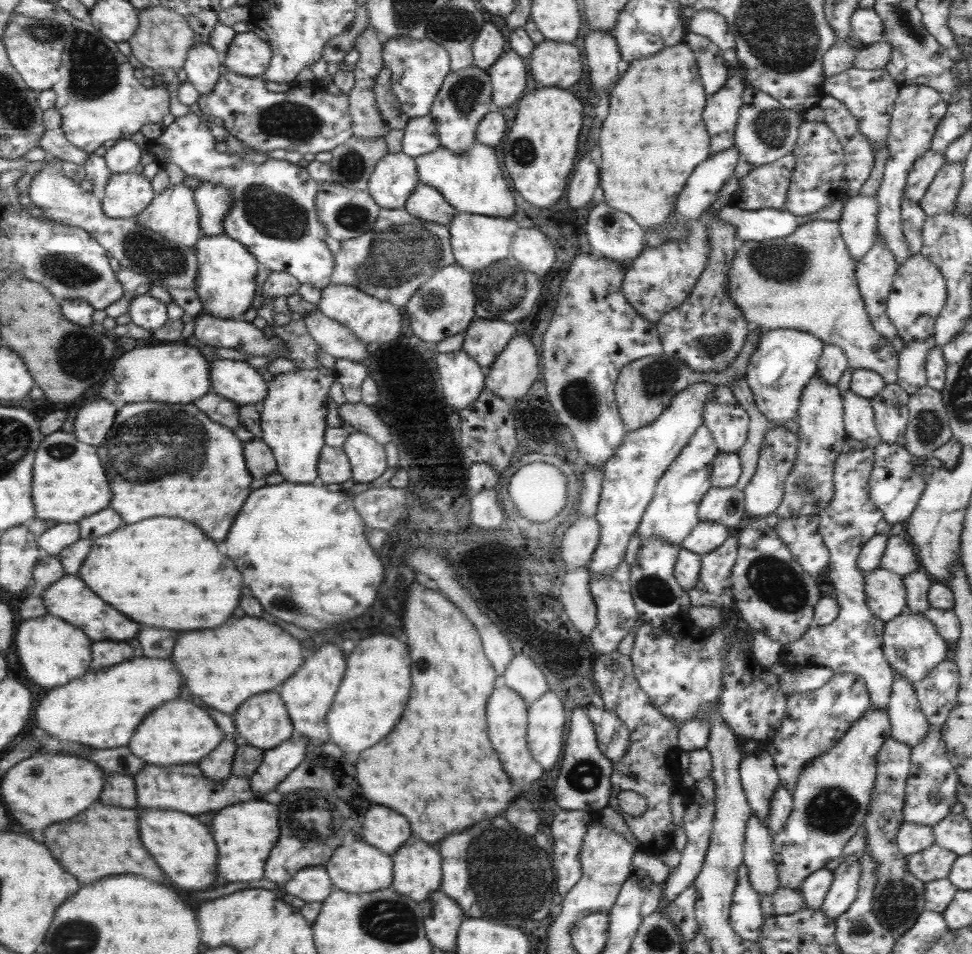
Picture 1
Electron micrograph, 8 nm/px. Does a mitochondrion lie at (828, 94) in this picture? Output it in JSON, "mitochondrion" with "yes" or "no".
{"mitochondrion":"no"}

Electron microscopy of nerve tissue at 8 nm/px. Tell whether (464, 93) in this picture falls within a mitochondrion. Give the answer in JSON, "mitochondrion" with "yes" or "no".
{"mitochondrion":"yes"}

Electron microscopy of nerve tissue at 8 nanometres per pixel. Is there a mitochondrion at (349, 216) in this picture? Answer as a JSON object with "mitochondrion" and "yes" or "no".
{"mitochondrion":"yes"}

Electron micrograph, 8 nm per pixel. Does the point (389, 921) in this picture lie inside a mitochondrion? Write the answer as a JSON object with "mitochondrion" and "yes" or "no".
{"mitochondrion":"yes"}

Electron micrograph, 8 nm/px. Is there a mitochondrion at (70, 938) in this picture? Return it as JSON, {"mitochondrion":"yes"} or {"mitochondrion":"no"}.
{"mitochondrion":"yes"}

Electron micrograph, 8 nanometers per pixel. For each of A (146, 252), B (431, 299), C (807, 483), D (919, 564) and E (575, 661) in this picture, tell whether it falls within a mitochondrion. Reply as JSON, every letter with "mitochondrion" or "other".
{"A":"mitochondrion","B":"mitochondrion","C":"mitochondrion","D":"other","E":"other"}

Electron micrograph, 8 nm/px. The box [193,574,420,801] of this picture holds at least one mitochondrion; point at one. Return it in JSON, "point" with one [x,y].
{"point":[283,603]}

